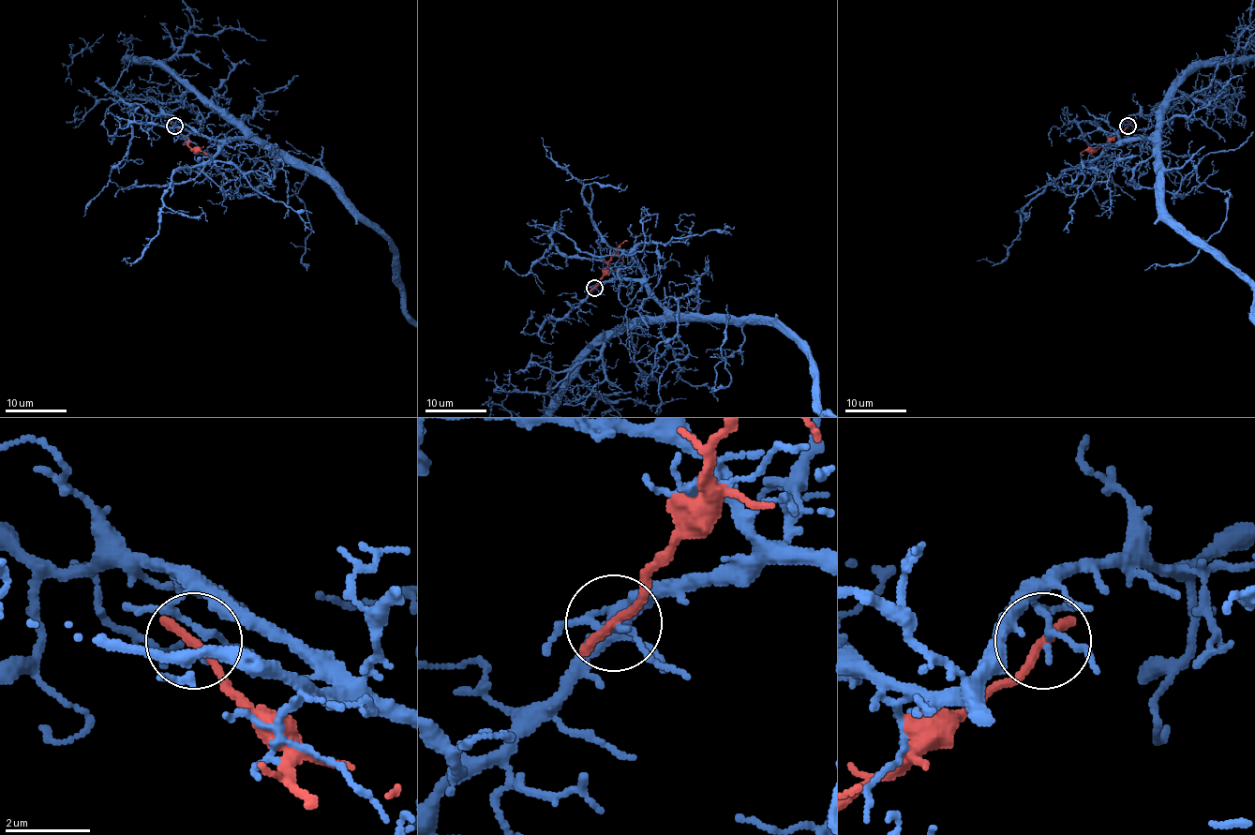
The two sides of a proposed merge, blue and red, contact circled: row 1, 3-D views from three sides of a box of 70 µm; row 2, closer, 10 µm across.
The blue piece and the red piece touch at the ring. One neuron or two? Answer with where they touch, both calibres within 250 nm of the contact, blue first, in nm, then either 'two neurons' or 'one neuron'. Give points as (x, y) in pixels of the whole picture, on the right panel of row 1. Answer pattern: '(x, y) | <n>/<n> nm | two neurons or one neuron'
(1128, 126) | 120/280 nm | two neurons

